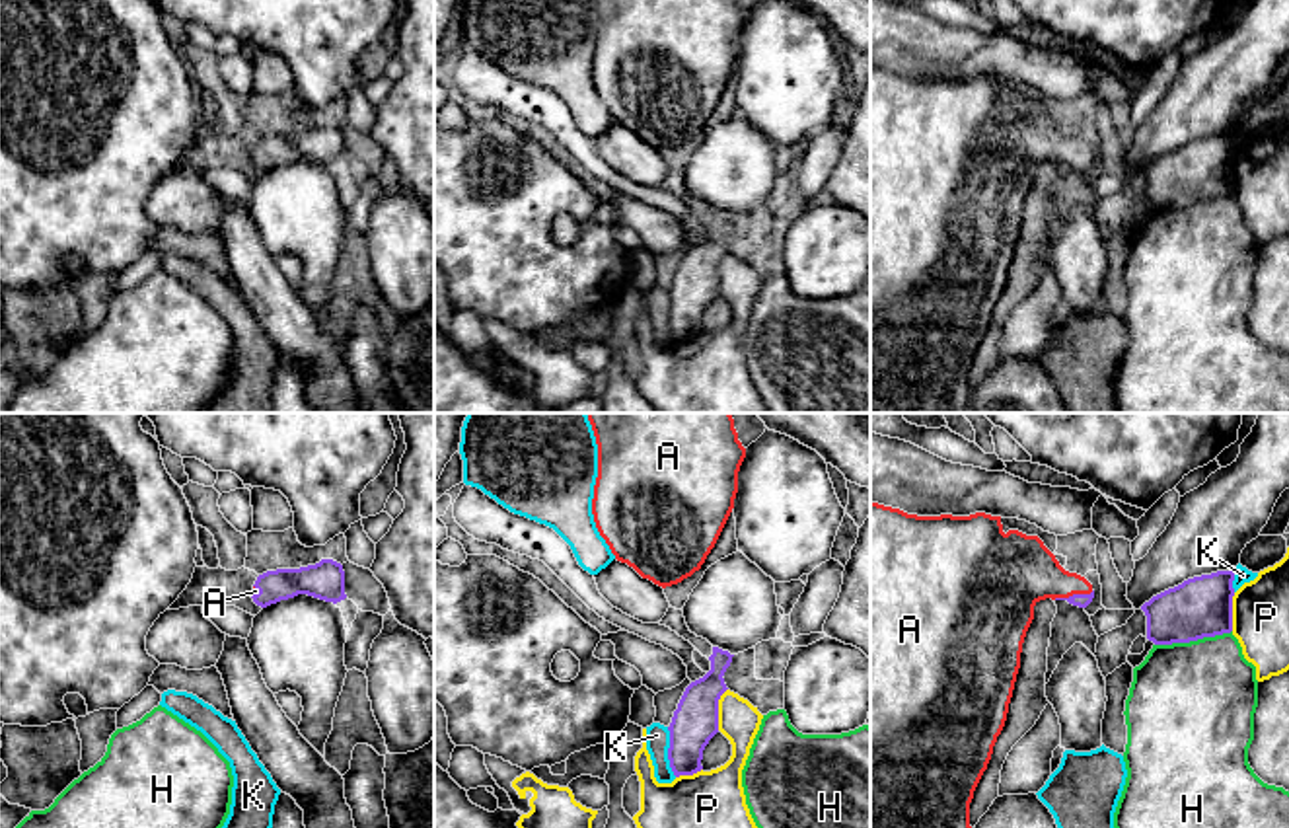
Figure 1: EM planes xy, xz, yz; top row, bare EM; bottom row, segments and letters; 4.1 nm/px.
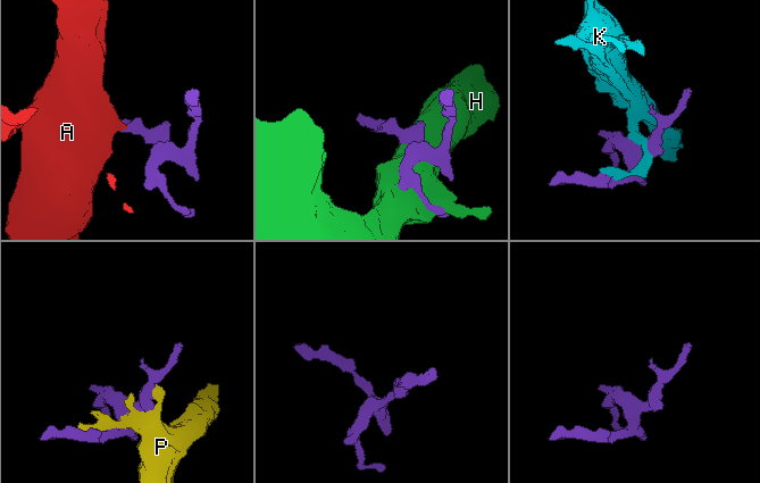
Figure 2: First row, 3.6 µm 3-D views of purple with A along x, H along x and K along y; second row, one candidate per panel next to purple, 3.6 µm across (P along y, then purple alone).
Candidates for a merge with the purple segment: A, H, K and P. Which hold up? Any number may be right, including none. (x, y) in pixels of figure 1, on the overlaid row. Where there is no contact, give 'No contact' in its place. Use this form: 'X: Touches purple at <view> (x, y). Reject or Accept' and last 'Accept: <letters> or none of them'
A: Touches purple at yz (1073, 595). Accept
H: Touches purple at yz (1192, 639). Reject
K: Touches purple at xz (668, 752). Reject
P: Touches purple at xz (717, 710). Reject
Accept: A

